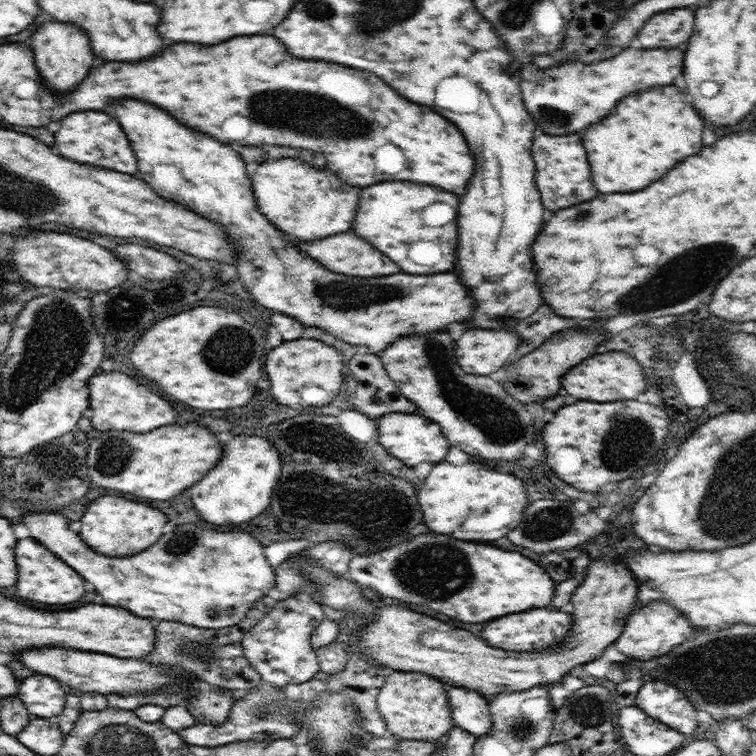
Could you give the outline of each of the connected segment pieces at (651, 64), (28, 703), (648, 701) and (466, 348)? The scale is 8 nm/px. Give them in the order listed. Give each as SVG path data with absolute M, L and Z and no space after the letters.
M624 50L614 58L602 60L598 64L582 64L578 60L564 62L548 70L538 68L534 63L521 67L520 88L522 100L538 129L546 134L562 136L574 134L588 128L602 116L608 116L616 102L624 96L646 90L648 86L670 86L674 78L682 74L682 50Z
M36 674L19 682L18 697L32 716L56 719L65 707L68 690L52 676Z
M645 680L635 704L646 712L646 715L678 733L690 735L699 725L698 710L692 706L690 699L678 687L664 681Z
M514 329L468 330L456 342L456 360L464 372L486 376L513 358L520 341Z

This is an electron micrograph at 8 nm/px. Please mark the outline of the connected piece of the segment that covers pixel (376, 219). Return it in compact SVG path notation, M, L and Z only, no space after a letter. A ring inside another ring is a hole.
M380 182L372 184L370 187L362 187L362 196L358 202L358 212L354 218L354 232L374 244L380 252L390 256L404 272L408 274L436 274L436 272L446 272L454 266L456 260L456 248L458 248L458 230L456 230L456 218L458 218L458 196L452 192L444 192L434 186L426 184L414 184L414 182ZM434 208L436 214L430 214L426 224L428 210Z

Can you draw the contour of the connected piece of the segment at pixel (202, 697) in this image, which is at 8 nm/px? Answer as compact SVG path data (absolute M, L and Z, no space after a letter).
M204 687L200 694L188 702L188 712L198 724L224 724L238 694L219 687Z

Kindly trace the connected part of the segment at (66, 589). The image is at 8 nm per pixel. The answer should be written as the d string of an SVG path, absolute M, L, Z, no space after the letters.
M24 538L18 540L16 544L16 564L18 564L18 594L24 598L28 596L28 600L36 600L42 604L70 604L76 602L78 598L84 596L84 580L82 576L78 576L78 572L74 572L70 566L66 566L62 560L58 560L58 556L54 556L50 550L42 548L42 544L38 544L34 538Z

